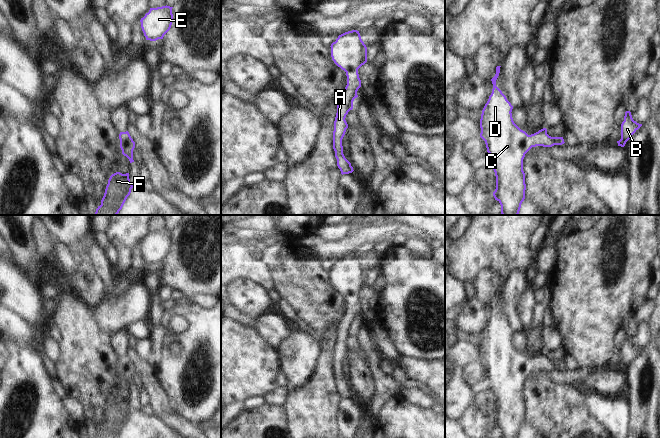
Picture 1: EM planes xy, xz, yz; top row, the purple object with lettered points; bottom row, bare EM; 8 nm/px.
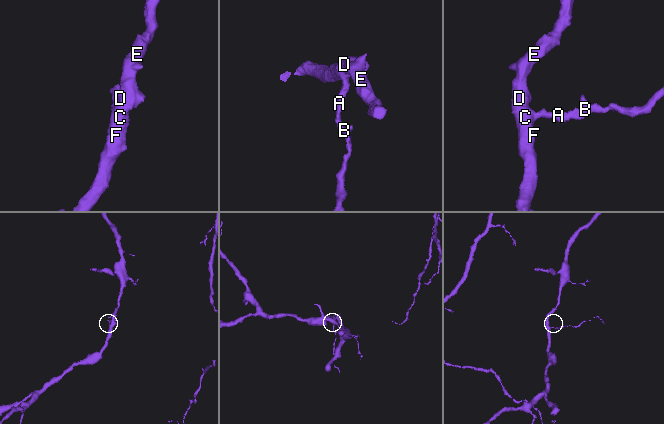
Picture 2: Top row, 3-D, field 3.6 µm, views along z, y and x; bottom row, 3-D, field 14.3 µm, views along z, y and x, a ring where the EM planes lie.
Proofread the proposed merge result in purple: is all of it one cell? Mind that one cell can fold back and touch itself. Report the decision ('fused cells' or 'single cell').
single cell

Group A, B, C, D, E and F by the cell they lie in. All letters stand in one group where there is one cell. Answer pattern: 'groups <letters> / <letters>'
groups A B C D E F

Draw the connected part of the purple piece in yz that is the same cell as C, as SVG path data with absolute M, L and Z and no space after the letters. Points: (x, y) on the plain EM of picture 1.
M496 291L496 298L491 303L492 317L482 334L480 361L485 365L490 389L495 396L493 420L501 429L501 438L519 438L526 414L523 395L525 378L532 371L552 371L565 366L563 361L549 360L546 352L528 359L514 347L513 330L496 310L500 291Z

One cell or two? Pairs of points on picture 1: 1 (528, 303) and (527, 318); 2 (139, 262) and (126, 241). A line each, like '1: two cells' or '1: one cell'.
1: one cell
2: two cells

